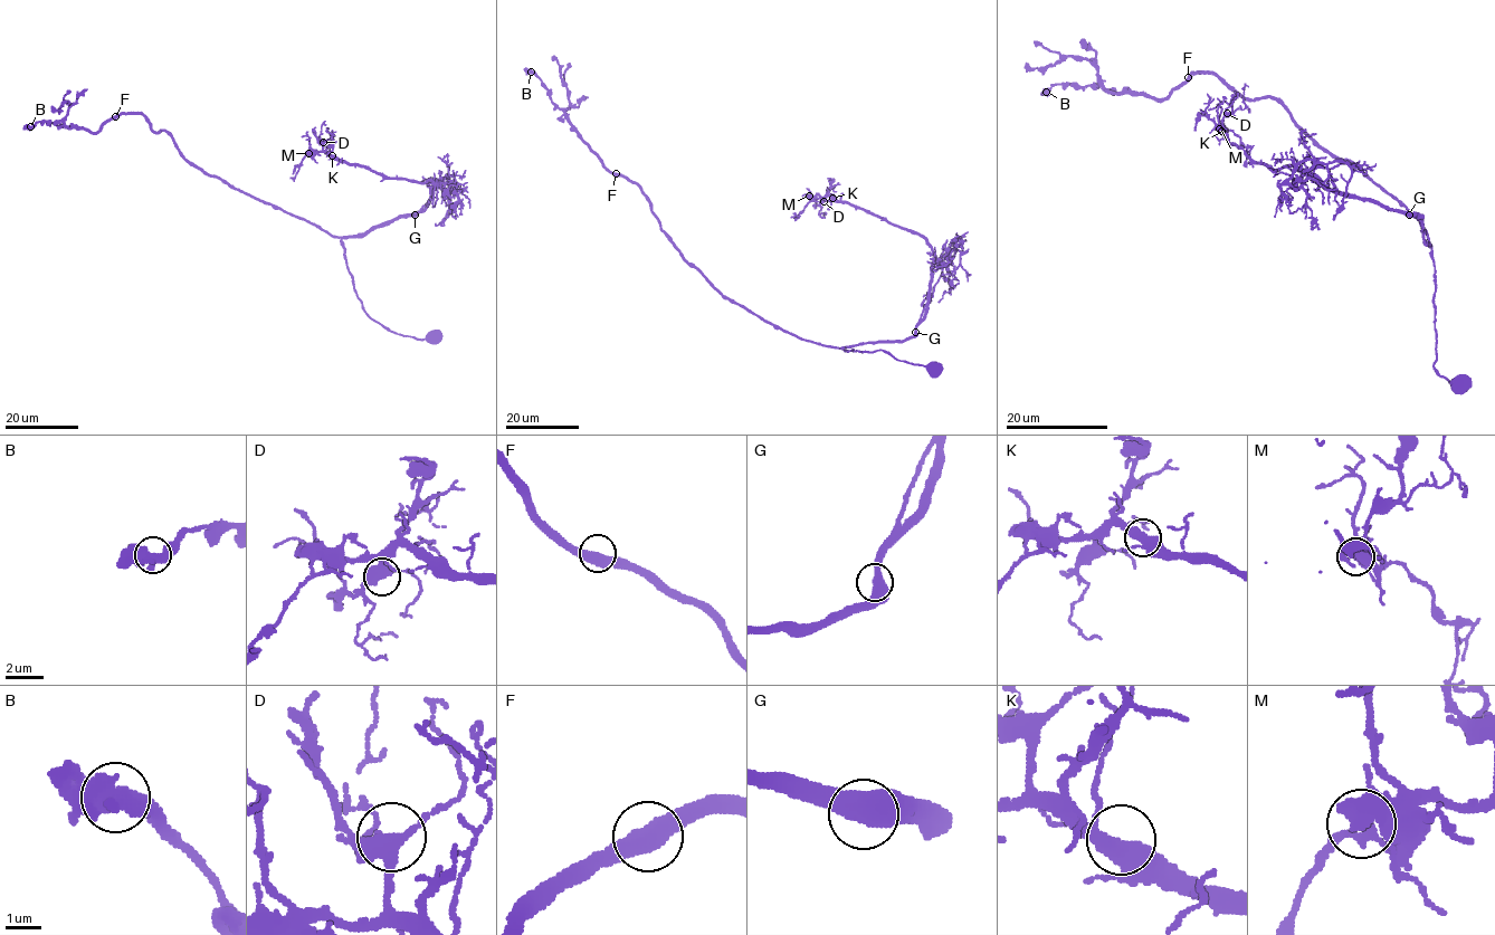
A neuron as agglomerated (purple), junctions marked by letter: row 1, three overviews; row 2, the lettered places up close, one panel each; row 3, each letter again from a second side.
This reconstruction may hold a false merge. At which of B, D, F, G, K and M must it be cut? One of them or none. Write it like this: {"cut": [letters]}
{"cut": []}

